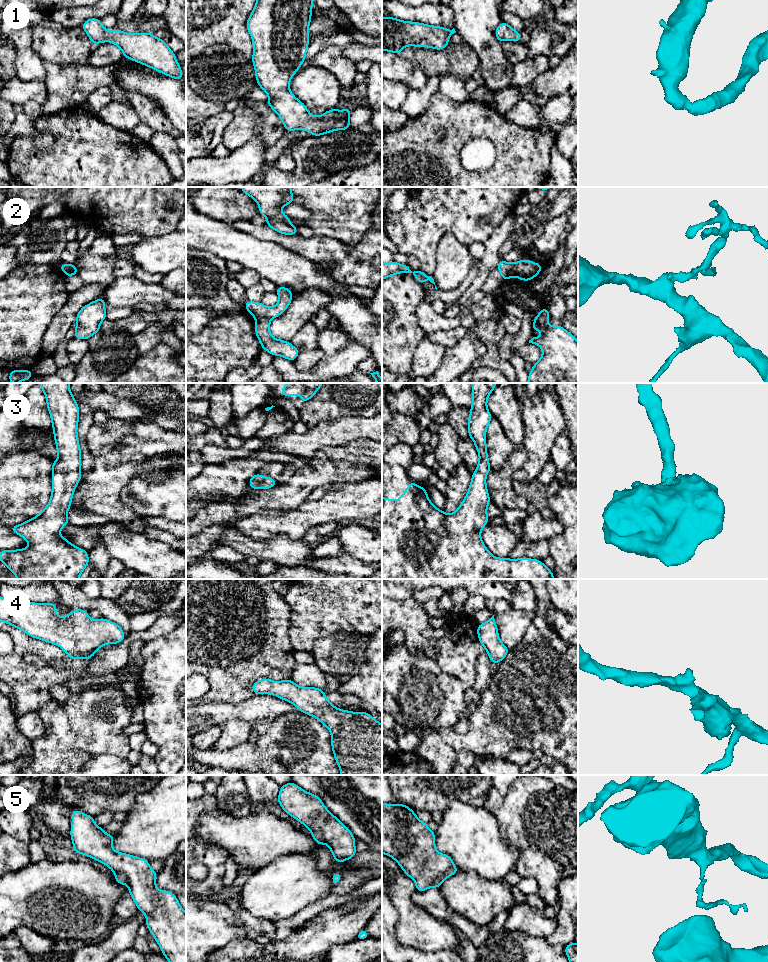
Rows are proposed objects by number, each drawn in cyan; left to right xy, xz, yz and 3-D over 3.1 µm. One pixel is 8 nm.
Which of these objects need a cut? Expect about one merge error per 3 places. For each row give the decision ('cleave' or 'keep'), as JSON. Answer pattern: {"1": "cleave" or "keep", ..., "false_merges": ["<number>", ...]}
{"1": "keep", "2": "cleave", "3": "keep", "4": "keep", "5": "keep", "false_merges": ["2"]}

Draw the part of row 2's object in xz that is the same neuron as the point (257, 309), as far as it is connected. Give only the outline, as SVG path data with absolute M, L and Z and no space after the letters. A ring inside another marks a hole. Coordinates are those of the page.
M278 286L276 289L276 293L278 294L279 301L275 306L266 307L261 302L253 302L248 300L244 307L246 311L251 313L254 318L257 320L259 318L276 318L281 315L290 305L292 301L292 291L287 287Z

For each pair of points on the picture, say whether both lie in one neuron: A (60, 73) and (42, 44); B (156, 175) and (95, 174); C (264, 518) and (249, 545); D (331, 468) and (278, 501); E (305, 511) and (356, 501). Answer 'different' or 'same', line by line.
A: different
B: same
C: different
D: same
E: same

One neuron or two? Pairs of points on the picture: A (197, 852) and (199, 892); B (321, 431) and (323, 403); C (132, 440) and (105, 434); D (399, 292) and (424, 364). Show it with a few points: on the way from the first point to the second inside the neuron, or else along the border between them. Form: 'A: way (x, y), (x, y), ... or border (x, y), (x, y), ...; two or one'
A: way (207, 861), (211, 865), (211, 880), (209, 882); one
B: border (345, 415), (335, 419), (323, 420), (308, 429); two
C: way (125, 434), (112, 434); one
D: border (424, 336), (413, 355), (412, 369); two

